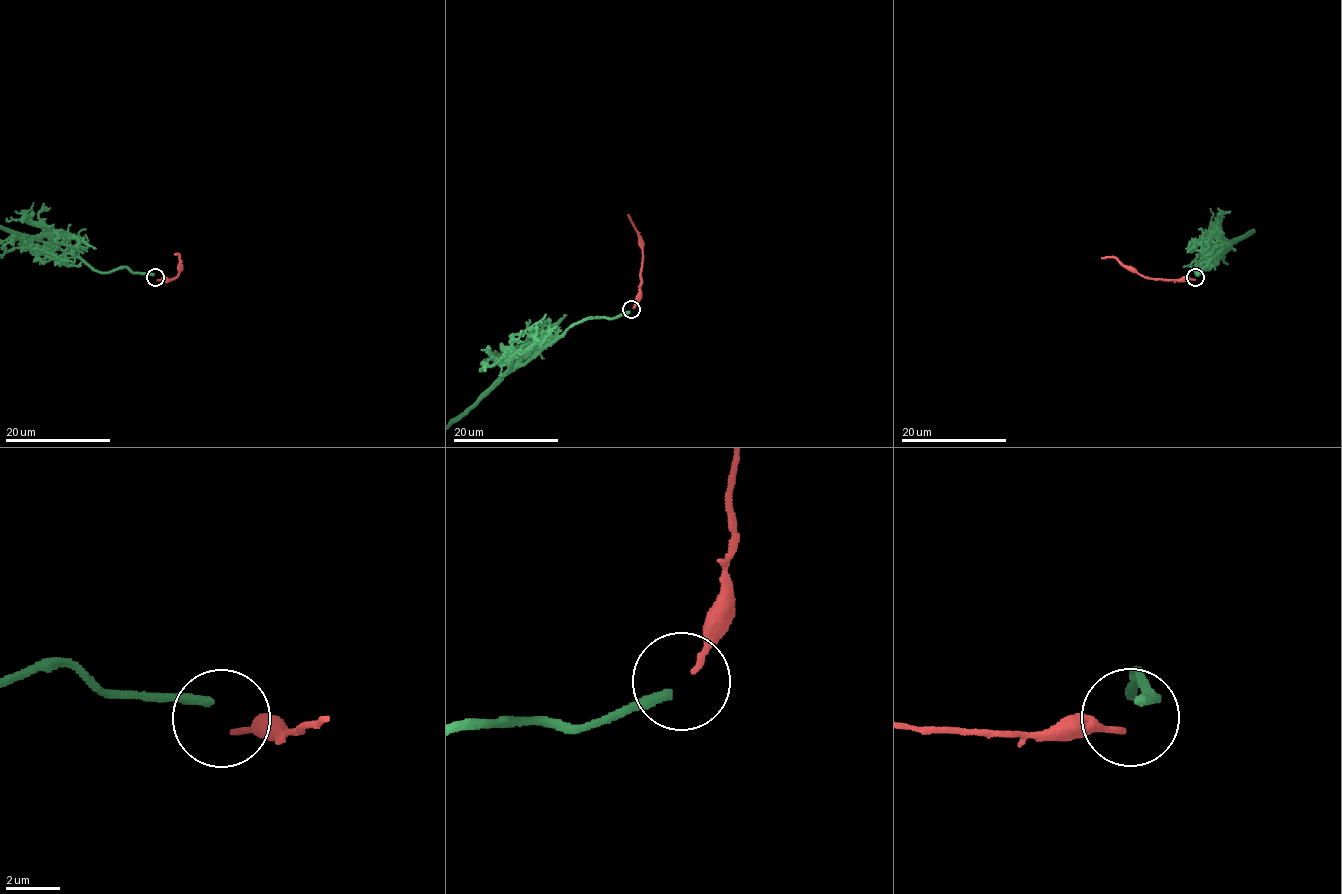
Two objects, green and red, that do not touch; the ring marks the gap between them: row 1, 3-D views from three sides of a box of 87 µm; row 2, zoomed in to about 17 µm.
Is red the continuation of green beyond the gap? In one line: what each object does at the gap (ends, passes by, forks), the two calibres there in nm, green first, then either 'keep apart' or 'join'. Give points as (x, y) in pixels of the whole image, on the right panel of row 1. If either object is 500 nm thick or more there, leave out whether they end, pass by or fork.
green ends there; red ends there; 340 nm thick on the green side, 240 nm on the other; keep apart

